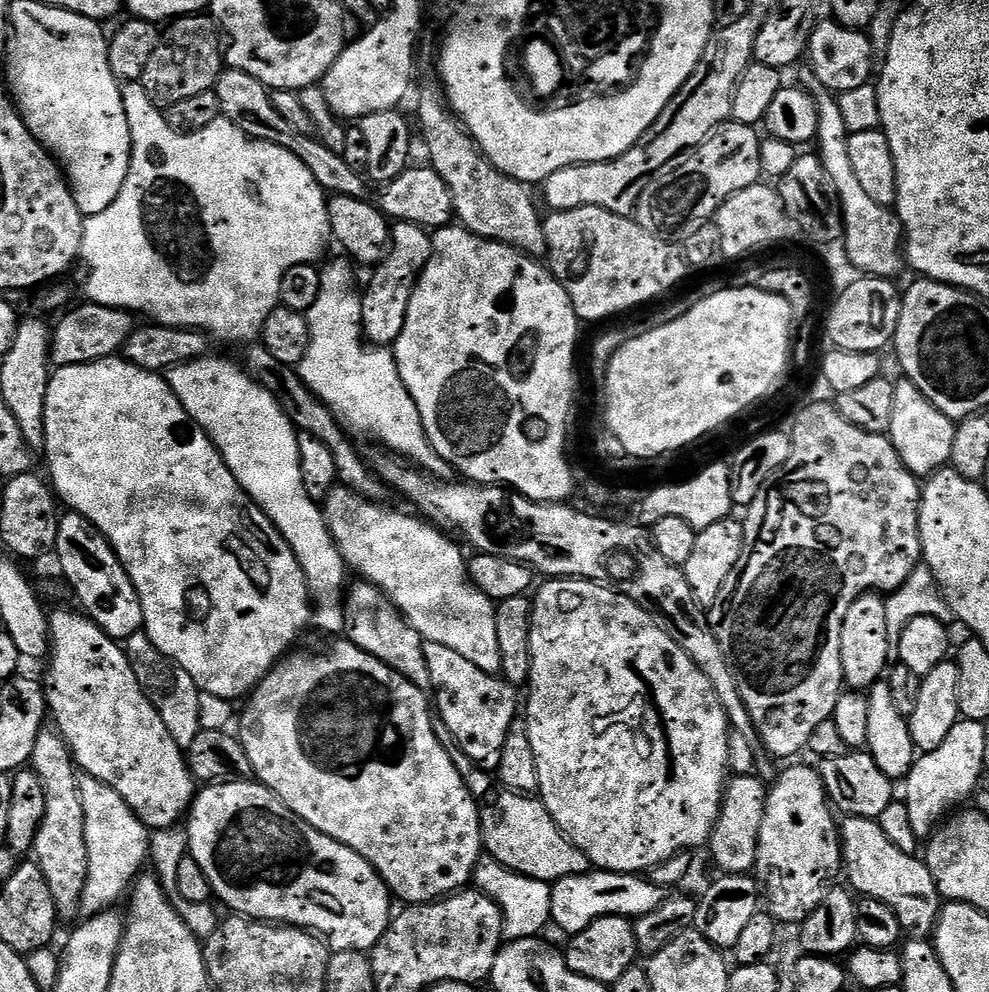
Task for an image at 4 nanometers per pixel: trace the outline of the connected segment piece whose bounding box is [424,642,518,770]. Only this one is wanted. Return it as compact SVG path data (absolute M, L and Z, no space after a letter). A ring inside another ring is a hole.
M427 642L424 653L432 679L431 691L436 692L434 708L439 719L446 722L460 749L477 766L485 770L499 769L502 746L506 746L510 726L518 718L517 689L499 675L474 666L470 658L462 658L462 654L458 654L458 650L450 650L450 646Z

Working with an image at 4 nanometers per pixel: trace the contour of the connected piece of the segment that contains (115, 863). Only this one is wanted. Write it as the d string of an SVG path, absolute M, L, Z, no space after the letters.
M85 775L79 777L79 782L88 851L88 877L80 895L80 910L85 917L89 917L115 909L123 896L125 899L126 893L141 875L140 867L149 859L150 830L109 784Z

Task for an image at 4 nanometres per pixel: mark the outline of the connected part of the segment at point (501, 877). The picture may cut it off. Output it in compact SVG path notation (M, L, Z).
M484 854L476 867L474 884L502 910L505 941L530 940L539 937L544 927L549 927L552 918L552 884L549 881L512 872L492 856Z

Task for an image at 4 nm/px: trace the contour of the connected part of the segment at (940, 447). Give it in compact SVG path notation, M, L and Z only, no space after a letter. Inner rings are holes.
M907 378L895 381L894 418L890 418L890 437L893 446L898 450L902 462L918 478L927 478L934 472L939 472L952 459L954 450L954 434L956 424L938 406L934 406Z

